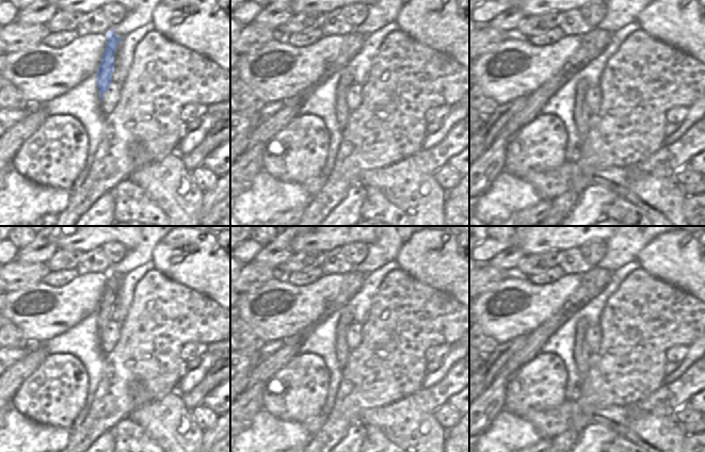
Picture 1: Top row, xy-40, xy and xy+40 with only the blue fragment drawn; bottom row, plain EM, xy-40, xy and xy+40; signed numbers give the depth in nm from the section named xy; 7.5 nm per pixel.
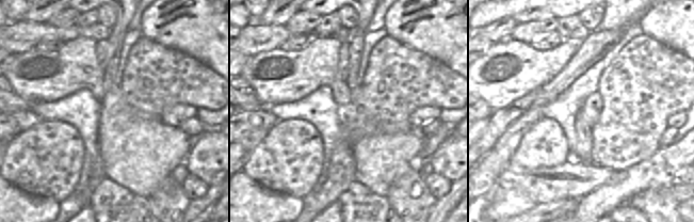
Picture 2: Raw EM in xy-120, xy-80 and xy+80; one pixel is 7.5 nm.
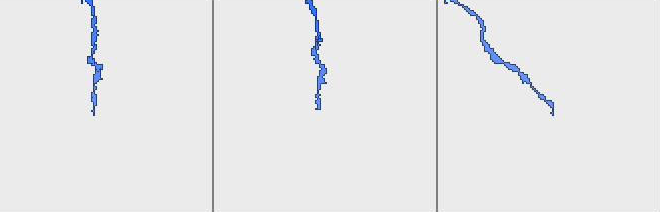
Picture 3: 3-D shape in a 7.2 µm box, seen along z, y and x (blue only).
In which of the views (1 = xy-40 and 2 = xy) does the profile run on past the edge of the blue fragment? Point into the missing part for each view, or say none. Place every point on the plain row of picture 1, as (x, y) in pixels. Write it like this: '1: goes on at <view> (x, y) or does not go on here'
1: does not go on here
2: does not go on here

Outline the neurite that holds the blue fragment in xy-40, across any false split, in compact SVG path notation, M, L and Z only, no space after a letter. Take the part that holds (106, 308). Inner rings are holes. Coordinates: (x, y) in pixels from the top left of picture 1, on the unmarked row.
M113 268L108 272L108 281L106 284L106 290L101 296L101 301L97 309L97 326L99 328L99 338L103 337L102 333L107 332L110 328L110 322L113 320L112 313L114 311L115 300L114 292L121 279L122 276L117 276L114 273Z

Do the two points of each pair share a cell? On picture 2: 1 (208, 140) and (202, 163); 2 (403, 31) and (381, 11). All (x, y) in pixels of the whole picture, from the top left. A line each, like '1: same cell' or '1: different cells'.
1: same cell
2: different cells

